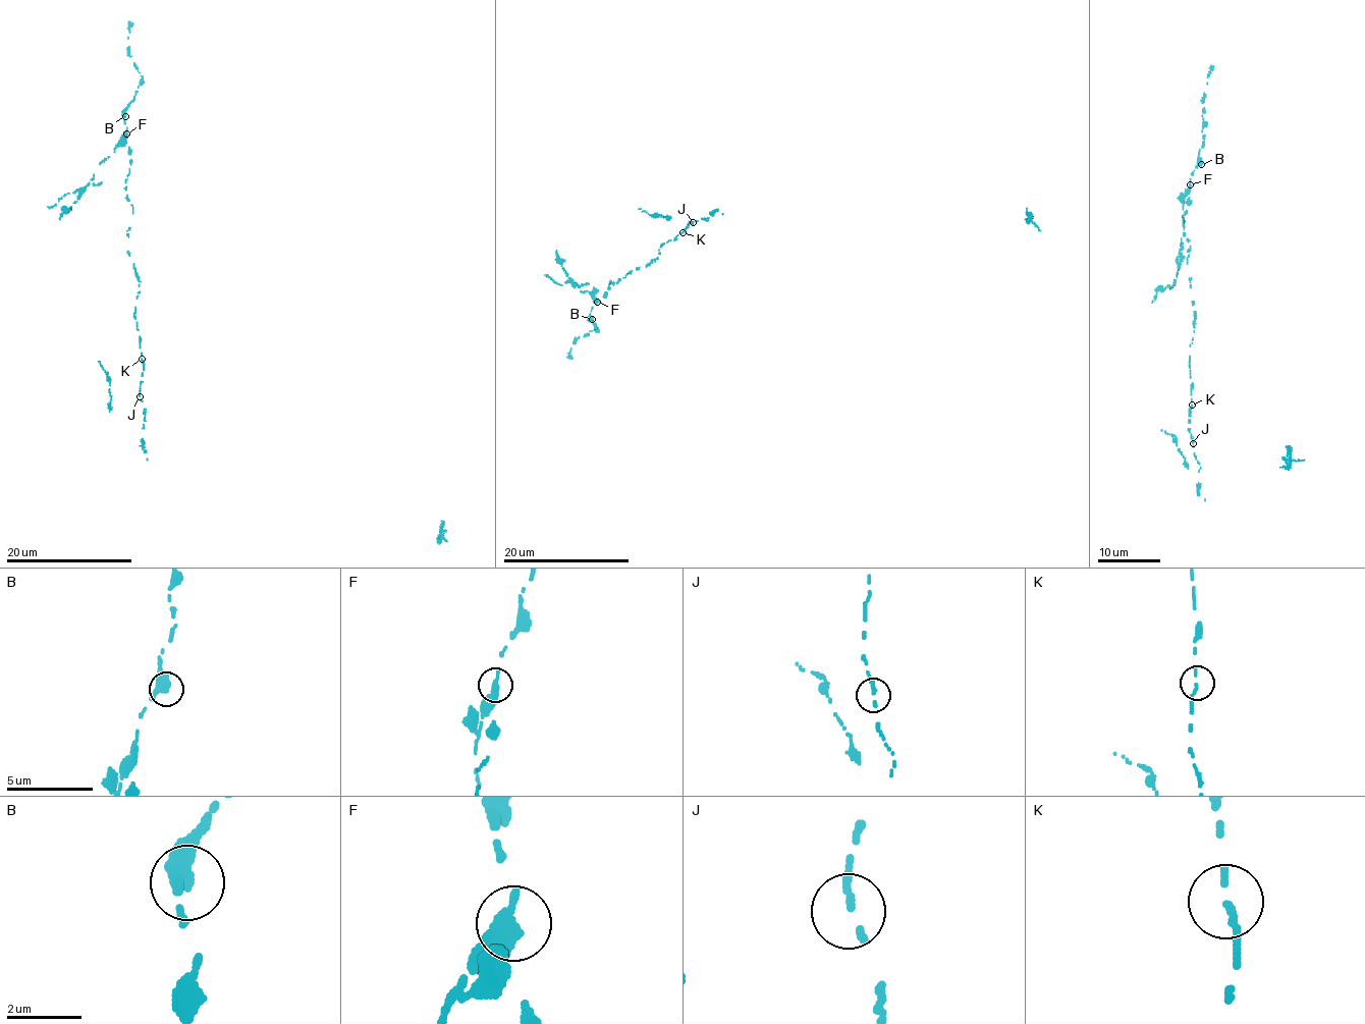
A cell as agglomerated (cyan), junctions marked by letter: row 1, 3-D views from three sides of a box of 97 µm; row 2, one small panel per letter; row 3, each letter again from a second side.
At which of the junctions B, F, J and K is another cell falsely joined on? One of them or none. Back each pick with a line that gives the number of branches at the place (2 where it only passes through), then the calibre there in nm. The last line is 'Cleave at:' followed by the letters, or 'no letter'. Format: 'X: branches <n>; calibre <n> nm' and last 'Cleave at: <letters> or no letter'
F: branches 1; calibre 500 nm
Cleave at: F

